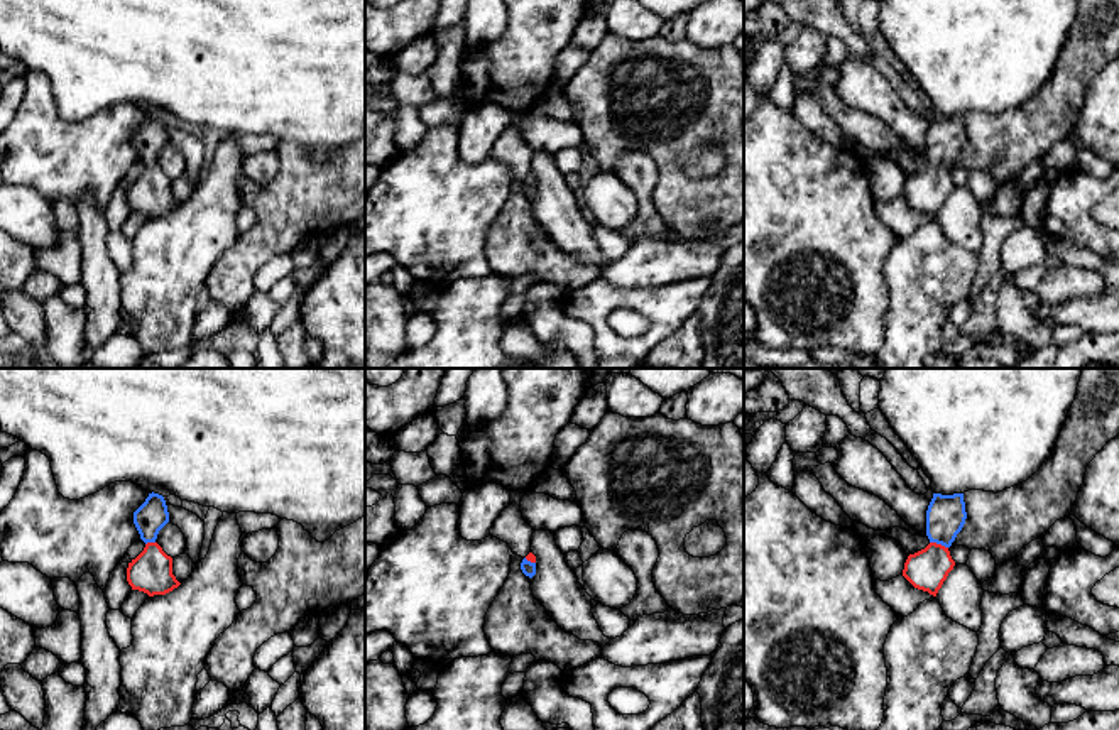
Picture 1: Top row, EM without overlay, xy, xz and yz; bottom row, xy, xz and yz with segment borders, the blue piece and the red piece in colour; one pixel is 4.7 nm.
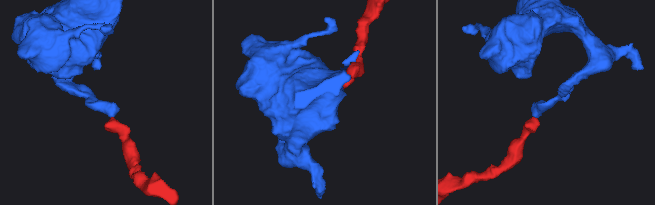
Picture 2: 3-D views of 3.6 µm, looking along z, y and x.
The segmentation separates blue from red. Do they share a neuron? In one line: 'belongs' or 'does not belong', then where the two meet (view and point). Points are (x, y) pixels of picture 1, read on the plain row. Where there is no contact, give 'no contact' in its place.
belongs | yz (938, 164)

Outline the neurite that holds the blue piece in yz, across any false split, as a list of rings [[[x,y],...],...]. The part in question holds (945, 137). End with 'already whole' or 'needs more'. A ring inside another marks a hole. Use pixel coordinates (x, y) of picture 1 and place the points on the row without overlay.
[[[933,115],[926,132],[926,157],[930,166],[909,176],[903,198],[918,211],[936,218],[955,182],[948,169],[962,152],[967,140],[963,115]]]; needs more

